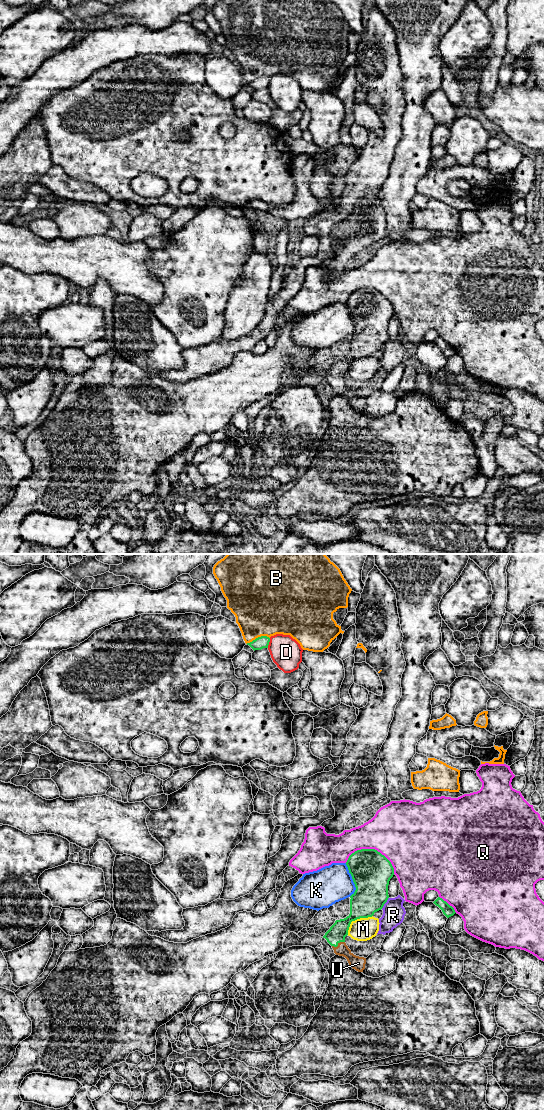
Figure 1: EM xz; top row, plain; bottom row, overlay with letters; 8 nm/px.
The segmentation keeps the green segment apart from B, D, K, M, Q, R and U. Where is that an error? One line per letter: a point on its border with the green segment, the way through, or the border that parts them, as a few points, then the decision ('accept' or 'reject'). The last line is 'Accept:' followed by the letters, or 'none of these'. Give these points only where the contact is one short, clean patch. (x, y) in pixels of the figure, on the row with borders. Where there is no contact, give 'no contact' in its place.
B: meets green in xz at (258, 637); reject
D: meets green in xz at (268, 643); reject
K: meets green in xz at (353, 880); reject
M: meets green in xz at (355, 919); reject
Q: meets green in xz at (372, 849); reject
R: meets green in xz at (385, 902); reject
U: meets green in xz at (337, 944); runs through xz (338, 931), (337, 944), (358, 963); accept
Accept: U

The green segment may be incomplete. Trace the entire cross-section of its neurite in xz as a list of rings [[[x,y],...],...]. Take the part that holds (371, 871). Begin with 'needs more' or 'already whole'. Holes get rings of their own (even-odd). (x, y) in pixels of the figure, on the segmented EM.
needs more | [[[361,849],[352,853],[346,865],[356,890],[350,896],[350,914],[336,920],[323,938],[332,946],[334,953],[347,959],[358,972],[365,969],[366,958],[354,955],[345,943],[352,921],[372,917],[387,902],[388,885],[394,875],[391,862],[375,849]]]

